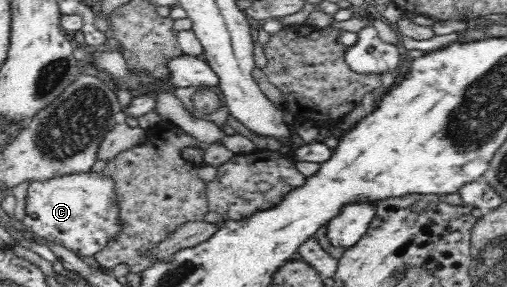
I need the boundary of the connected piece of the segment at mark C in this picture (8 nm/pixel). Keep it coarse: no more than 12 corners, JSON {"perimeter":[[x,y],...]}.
{"perimeter":[[112,178],[32,182],[27,232],[91,259],[120,231]]}

